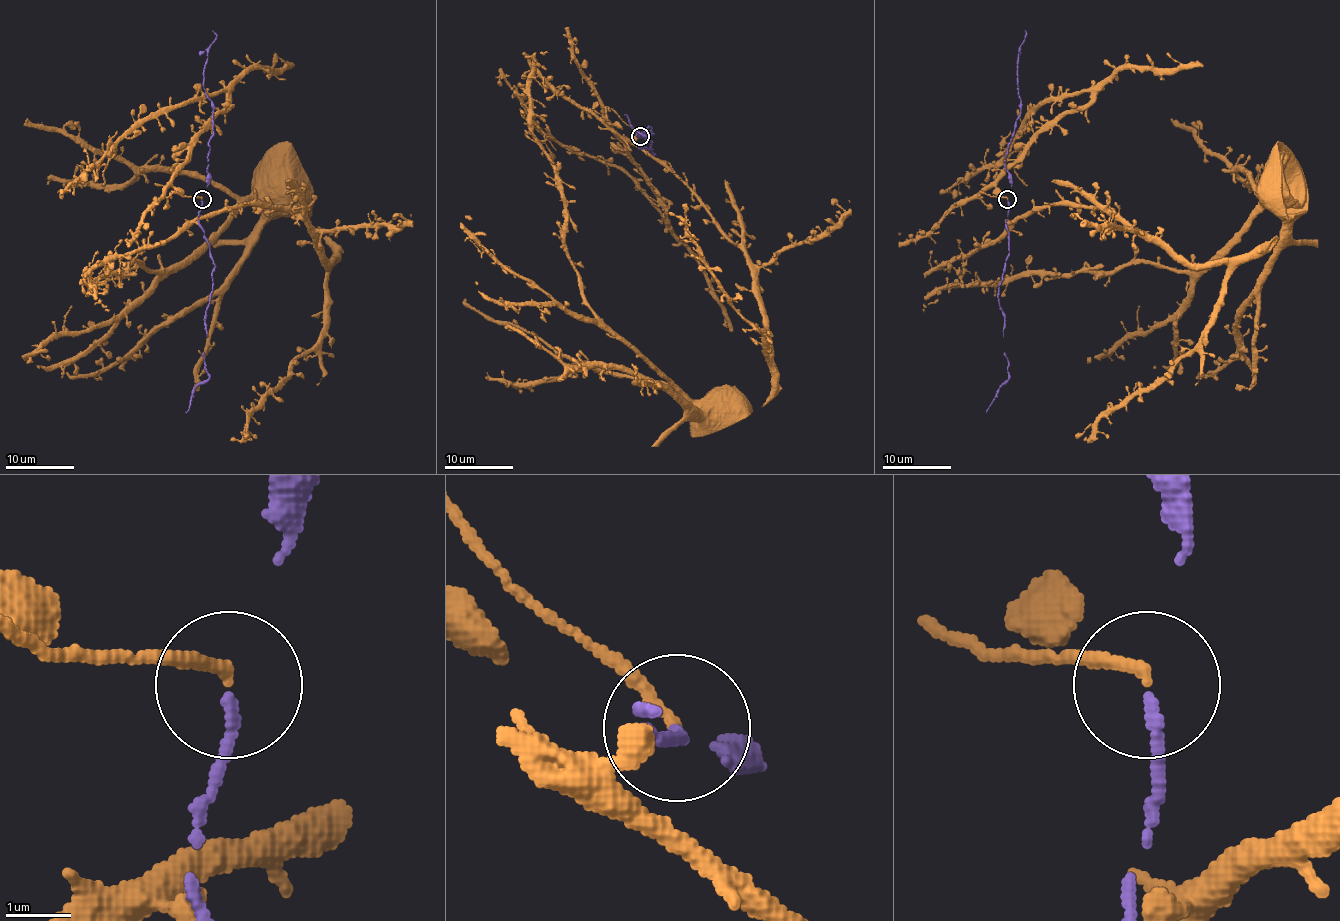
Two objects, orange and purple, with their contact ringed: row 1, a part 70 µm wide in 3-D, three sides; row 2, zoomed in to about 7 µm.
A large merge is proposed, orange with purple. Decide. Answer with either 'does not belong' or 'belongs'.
does not belong

